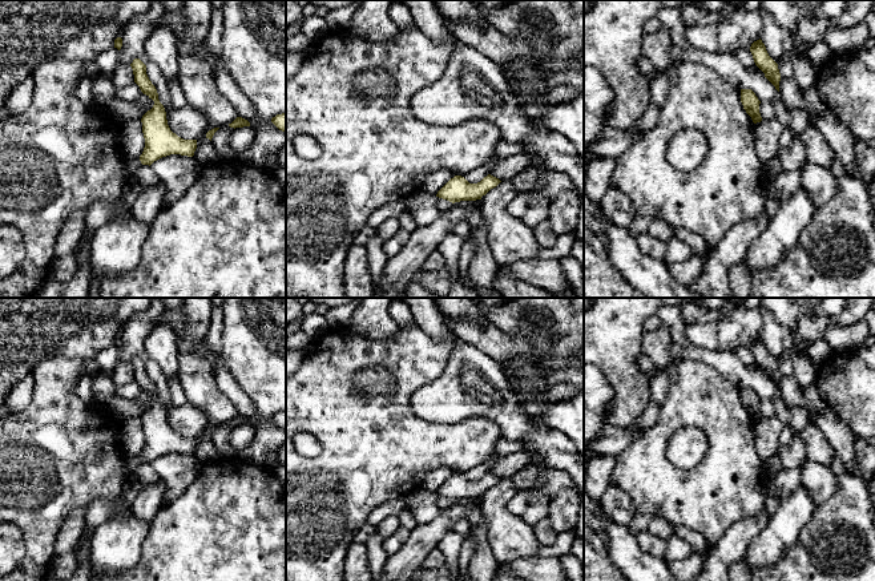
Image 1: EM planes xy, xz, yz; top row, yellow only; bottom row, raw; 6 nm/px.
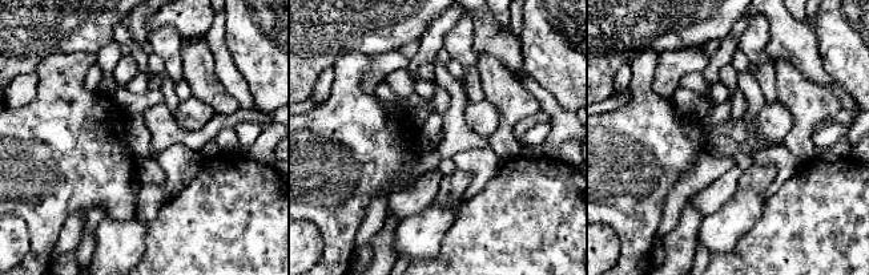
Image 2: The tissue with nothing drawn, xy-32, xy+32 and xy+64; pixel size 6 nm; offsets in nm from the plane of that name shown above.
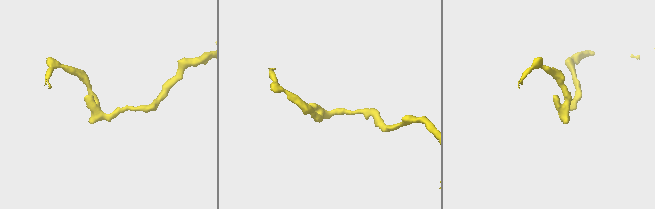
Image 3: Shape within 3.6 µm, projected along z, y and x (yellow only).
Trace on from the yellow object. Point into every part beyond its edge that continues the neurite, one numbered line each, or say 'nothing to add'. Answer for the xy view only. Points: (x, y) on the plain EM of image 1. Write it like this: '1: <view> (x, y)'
1: xy (132, 463)

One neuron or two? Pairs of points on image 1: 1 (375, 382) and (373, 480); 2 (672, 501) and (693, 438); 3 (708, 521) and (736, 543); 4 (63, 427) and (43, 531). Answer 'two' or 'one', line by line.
1: two
2: two
3: two
4: one

